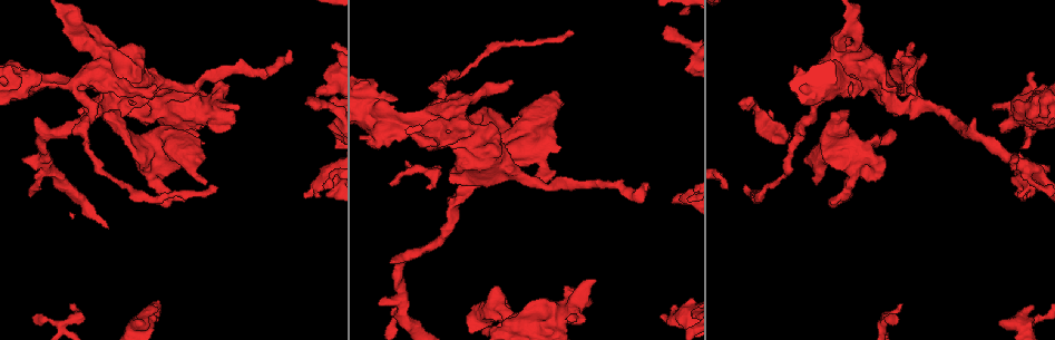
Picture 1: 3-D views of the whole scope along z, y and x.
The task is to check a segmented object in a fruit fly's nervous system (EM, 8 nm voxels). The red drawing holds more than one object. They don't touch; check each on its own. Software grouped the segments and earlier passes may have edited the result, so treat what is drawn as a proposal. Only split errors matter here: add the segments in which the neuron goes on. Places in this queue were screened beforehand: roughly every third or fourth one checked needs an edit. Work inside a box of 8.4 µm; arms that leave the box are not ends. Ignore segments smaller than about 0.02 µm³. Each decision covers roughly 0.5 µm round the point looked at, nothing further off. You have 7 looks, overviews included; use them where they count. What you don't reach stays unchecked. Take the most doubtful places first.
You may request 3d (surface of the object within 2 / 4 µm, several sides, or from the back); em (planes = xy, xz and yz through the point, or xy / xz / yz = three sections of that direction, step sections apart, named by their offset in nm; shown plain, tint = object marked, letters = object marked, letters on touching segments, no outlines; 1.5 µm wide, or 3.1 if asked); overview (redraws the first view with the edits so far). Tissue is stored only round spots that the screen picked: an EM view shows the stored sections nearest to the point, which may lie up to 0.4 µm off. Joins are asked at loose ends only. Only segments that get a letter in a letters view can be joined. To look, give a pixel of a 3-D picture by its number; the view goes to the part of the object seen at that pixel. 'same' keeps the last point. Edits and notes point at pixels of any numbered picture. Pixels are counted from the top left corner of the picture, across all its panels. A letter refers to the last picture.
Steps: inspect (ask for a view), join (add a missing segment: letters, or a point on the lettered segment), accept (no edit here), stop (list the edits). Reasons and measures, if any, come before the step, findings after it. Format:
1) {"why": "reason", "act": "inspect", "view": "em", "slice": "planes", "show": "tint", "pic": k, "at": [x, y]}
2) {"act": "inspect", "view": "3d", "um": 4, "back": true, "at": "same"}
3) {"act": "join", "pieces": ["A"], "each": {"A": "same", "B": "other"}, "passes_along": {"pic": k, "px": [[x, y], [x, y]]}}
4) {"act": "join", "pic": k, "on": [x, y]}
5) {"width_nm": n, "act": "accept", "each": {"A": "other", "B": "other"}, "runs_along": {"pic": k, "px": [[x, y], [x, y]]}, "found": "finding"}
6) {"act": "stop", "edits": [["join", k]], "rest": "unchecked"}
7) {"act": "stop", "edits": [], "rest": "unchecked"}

{"why": "an open end", "act": "inspect", "view": "3d", "um": 2, "pic": 1, "at": [34, 119]}

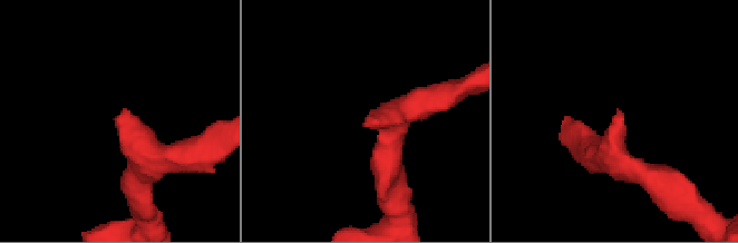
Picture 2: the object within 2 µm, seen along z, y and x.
{"arm_widths_nm": [200, 220], "why": "shape alone is not enough", "act": "inspect", "view": "em", "slice": "yz", "step": 4, "show": "letters", "pic": 2, "at": [621, 116]}

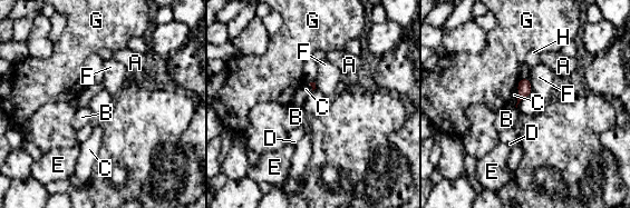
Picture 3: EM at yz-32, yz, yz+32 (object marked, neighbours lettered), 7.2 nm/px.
{"why": "another direction", "act": "inspect", "view": "em", "slice": "planes", "show": "letters", "at": "same"}

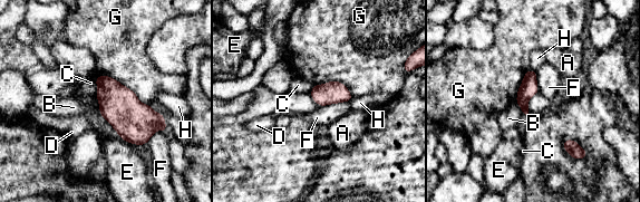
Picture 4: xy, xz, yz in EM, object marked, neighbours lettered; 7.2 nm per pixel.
{"act": "accept", "each": {"A": "other", "B": "other", "C": "other", "D": "other", "E": "other", "F": "other", "G": "other", "H": "other"}, "border": {"pic": 4, "px": [[348, 100], [320, 106]]}, "found": "none of them fits"}

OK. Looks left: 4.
{"why": "an open end", "act": "inspect", "view": "3d", "um": 4, "pic": 1, "at": [568, 317]}

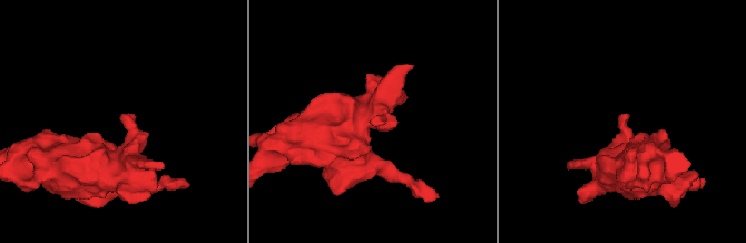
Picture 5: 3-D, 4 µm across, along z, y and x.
{"act": "inspect", "view": "em", "um": 3.1, "slice": "xy", "step": 16, "show": "letters", "pic": 5, "at": [121, 115]}

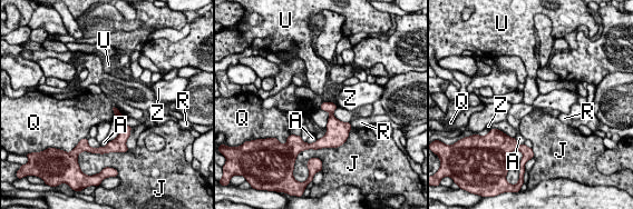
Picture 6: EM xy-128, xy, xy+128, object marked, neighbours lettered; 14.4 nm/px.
{"longest_contact_nm": ["Q", 240], "act": "accept", "each": {"A": "other", "J": "other", "Q": "other", "R": "other", "U": "other", "Z": "other"}, "border": {"pic": 6, "px": [[322, 102], [319, 108]]}, "found": "no lettered segment goes on from it"}

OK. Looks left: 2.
{"act": "stop", "edits": [], "rest": "unchecked"}

